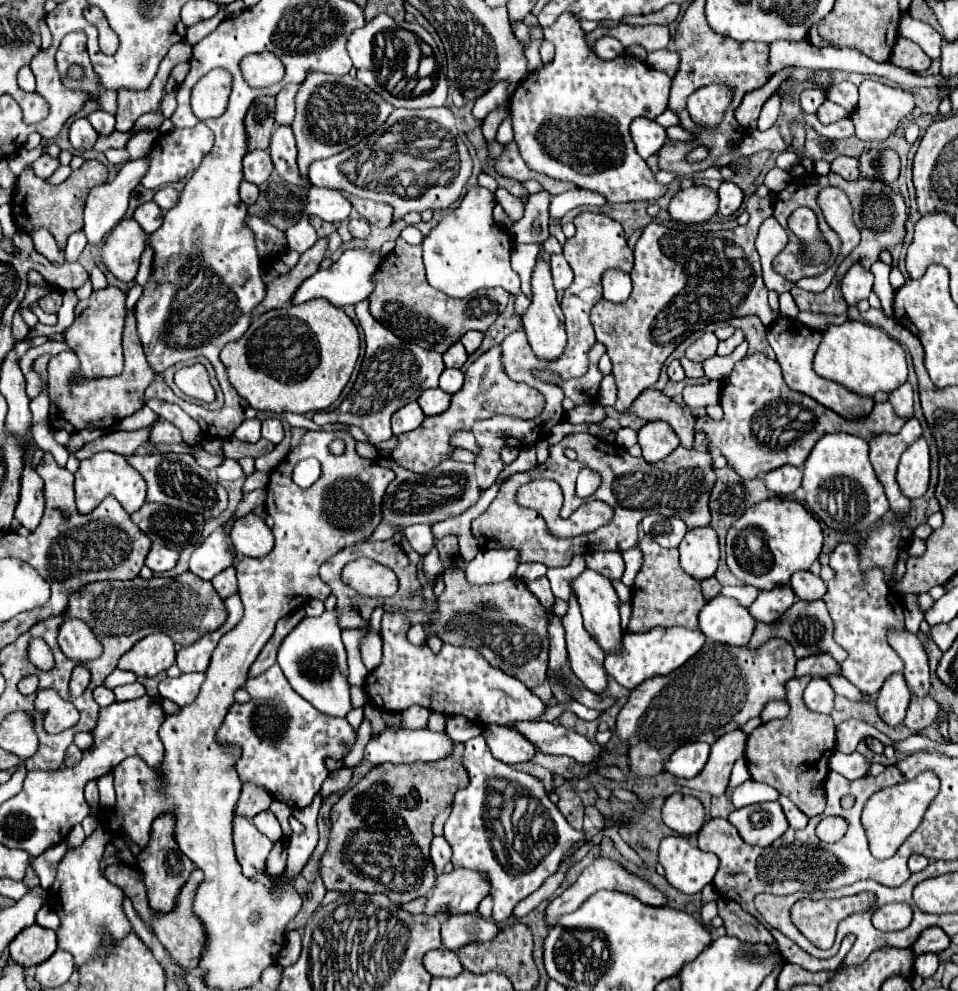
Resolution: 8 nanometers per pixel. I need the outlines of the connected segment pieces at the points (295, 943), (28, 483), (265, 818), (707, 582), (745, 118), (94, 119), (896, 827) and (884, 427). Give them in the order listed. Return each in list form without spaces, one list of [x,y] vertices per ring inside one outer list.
[[[288,931],[286,939],[284,939],[284,947],[280,951],[280,959],[276,959],[276,963],[280,963],[282,967],[288,967],[292,963],[296,963],[296,959],[300,957],[300,943],[302,937],[298,931]]]
[[[28,451],[26,455],[26,467],[22,473],[22,491],[20,491],[20,501],[16,507],[16,519],[28,529],[34,531],[42,519],[44,511],[44,481],[40,475],[30,467],[34,451]]]
[[[266,809],[266,811],[262,811],[262,813],[258,813],[254,819],[254,825],[258,827],[258,831],[260,833],[264,833],[270,841],[280,841],[282,839],[282,827],[280,827],[280,823],[278,823],[278,819],[276,819],[276,815],[272,815],[272,811],[270,809]]]
[[[710,577],[710,579],[704,579],[704,581],[700,581],[700,585],[702,585],[702,591],[704,591],[704,597],[706,599],[712,599],[712,597],[716,597],[718,593],[720,593],[720,583],[716,581],[716,577]]]
[[[792,69],[780,71],[780,73],[778,73],[776,77],[772,77],[764,87],[760,87],[760,89],[756,89],[756,91],[744,95],[740,107],[736,109],[736,121],[738,121],[742,127],[756,127],[756,119],[758,119],[758,115],[760,115],[760,109],[762,109],[764,101],[766,101],[770,95],[774,95],[774,91],[778,89],[778,85],[788,77],[790,71],[792,71]]]
[[[94,111],[88,121],[92,123],[92,127],[100,133],[100,135],[110,135],[114,131],[114,115],[106,113],[106,111]]]
[[[924,771],[908,783],[900,783],[896,787],[884,787],[884,789],[876,791],[866,801],[864,811],[862,811],[862,825],[868,833],[870,851],[876,859],[892,857],[898,851],[900,841],[906,841],[906,837],[910,837],[910,833],[920,825],[922,813],[926,811],[932,797],[936,795],[938,785],[940,783],[938,783],[936,775],[932,775],[932,771]]]
[[[764,353],[742,357],[732,373],[722,379],[720,405],[724,417],[720,421],[710,419],[708,415],[698,417],[694,433],[704,433],[708,451],[720,451],[726,457],[728,467],[744,475],[744,479],[754,479],[782,465],[802,467],[814,443],[826,433],[844,431],[870,441],[880,431],[898,433],[906,423],[904,417],[896,415],[890,401],[876,403],[874,411],[864,421],[846,421],[812,397],[792,391],[782,379],[780,365]]]

